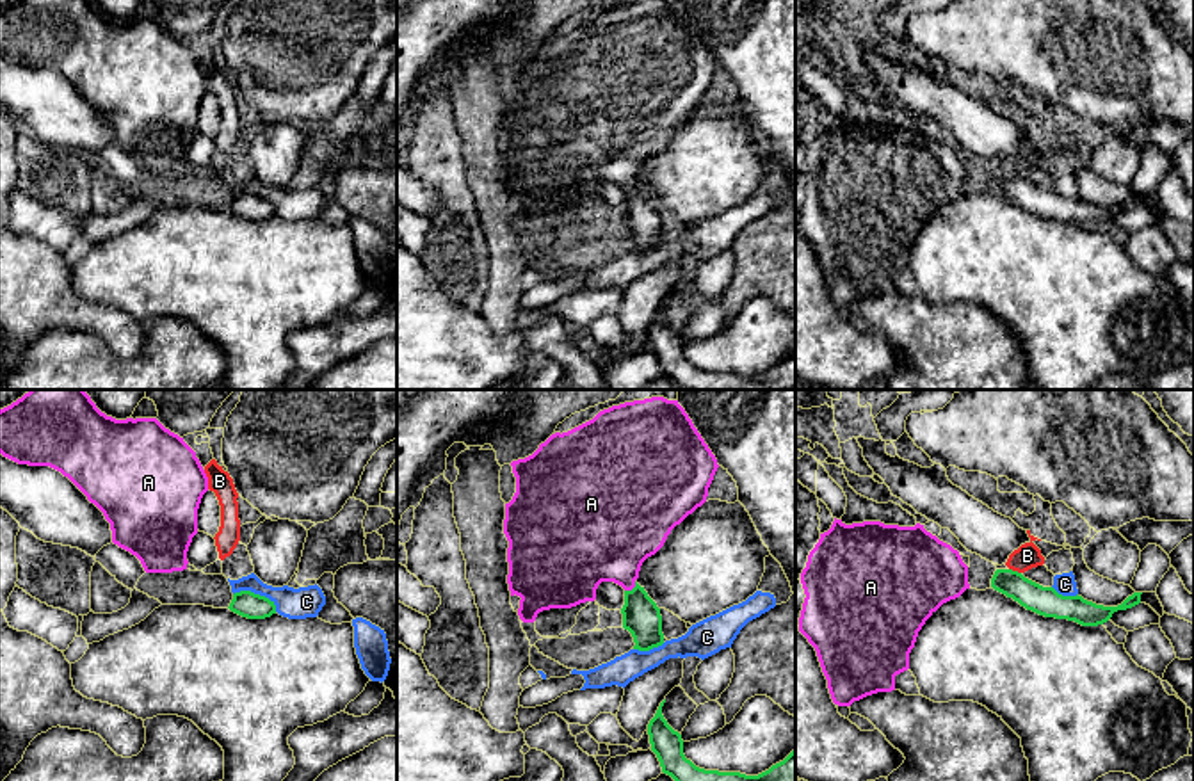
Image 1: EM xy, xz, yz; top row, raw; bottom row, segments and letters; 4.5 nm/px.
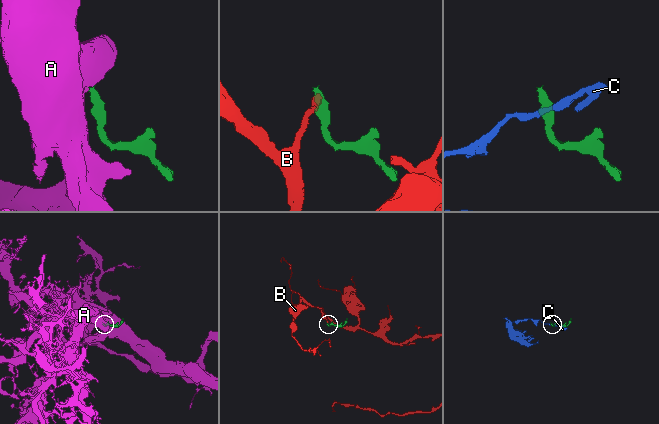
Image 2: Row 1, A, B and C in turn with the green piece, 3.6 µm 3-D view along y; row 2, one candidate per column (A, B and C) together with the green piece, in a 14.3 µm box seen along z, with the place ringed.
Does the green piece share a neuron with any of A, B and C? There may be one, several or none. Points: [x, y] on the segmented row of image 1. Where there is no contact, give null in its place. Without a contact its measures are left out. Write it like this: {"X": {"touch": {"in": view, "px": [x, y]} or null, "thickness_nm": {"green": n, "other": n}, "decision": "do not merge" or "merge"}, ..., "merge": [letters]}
{"A": {"touch": {"in": "xz", "px": [632, 589]}, "thickness_nm": {"green": 170, "other": 360}, "decision": "merge"}, "B": {"touch": {"in": "yz", "px": [1015, 571]}, "thickness_nm": {"green": 130, "other": 110}, "decision": "do not merge"}, "C": {"touch": {"in": "xy", "px": [257, 595]}, "thickness_nm": {"green": 120, "other": 140}, "decision": "do not merge"}, "merge": ["A"]}

